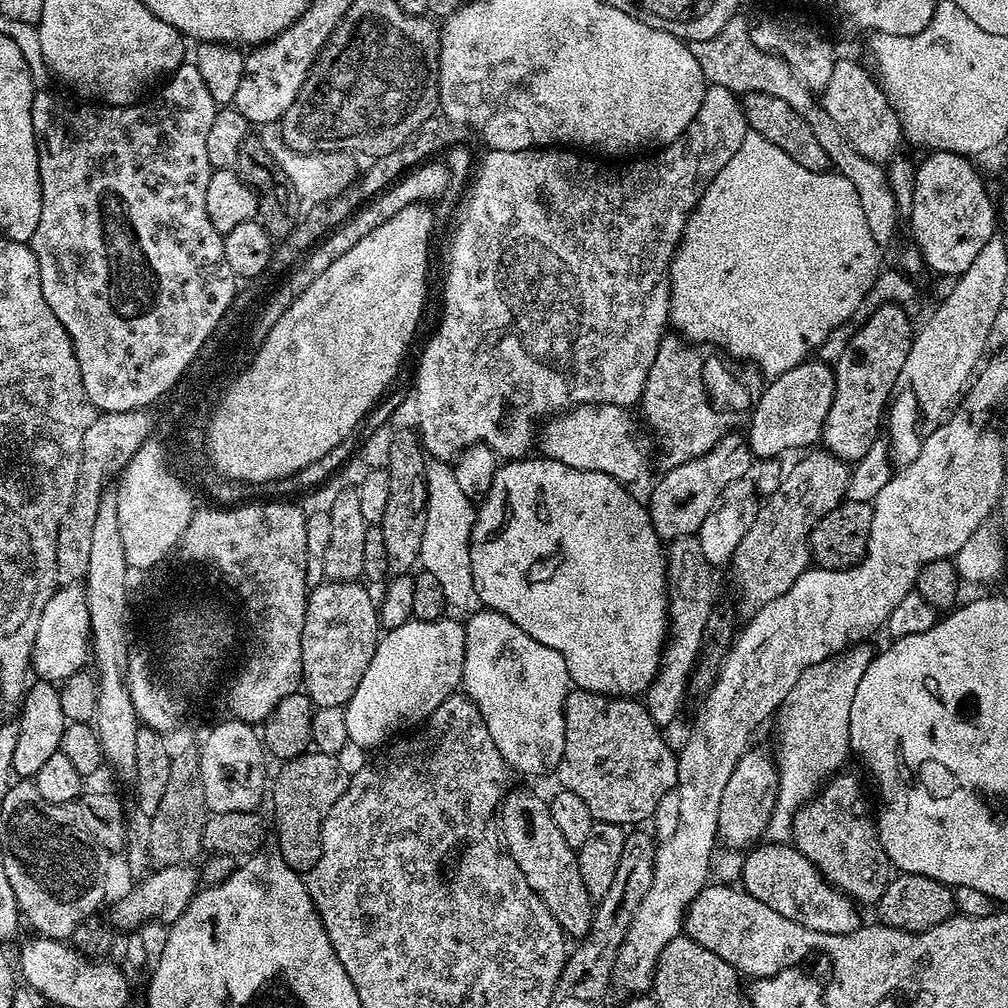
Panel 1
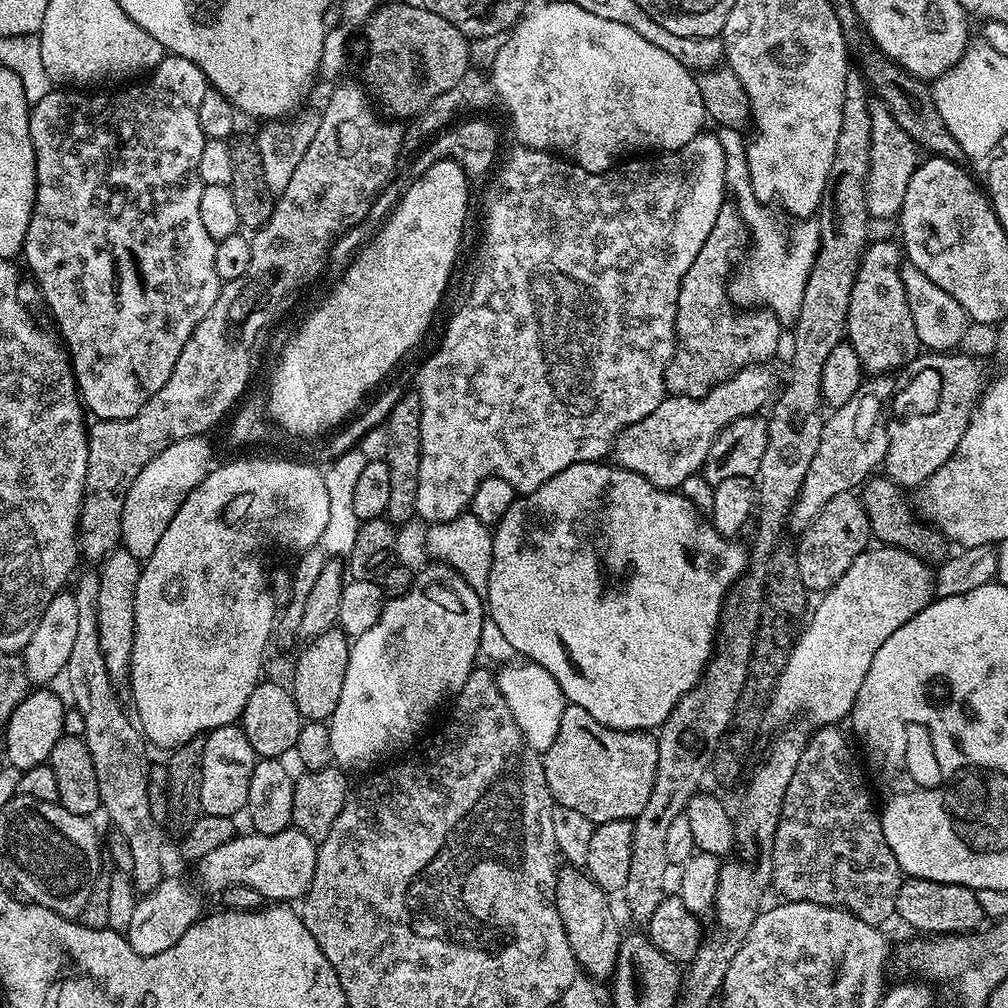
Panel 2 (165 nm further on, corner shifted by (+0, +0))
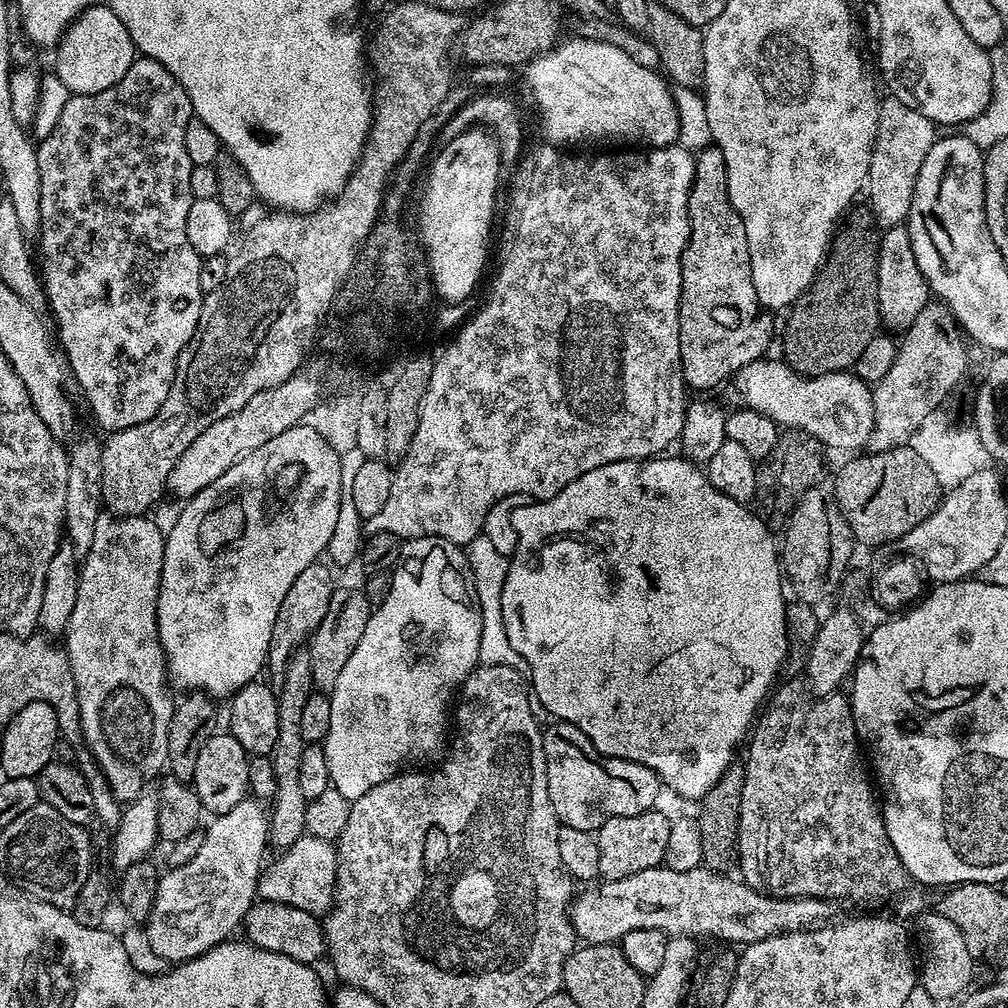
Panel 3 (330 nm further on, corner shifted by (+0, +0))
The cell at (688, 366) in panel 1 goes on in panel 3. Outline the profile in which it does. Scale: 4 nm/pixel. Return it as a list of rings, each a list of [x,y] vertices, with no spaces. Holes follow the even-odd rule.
[[[715,146],[695,153],[696,169],[690,192],[690,238],[682,254],[682,294],[680,295],[680,361],[684,383],[692,388],[716,388],[723,380],[735,377],[750,362],[761,359],[772,340],[771,315],[762,314],[760,299],[754,290],[750,264],[750,242],[746,242],[746,226],[730,200],[726,158]]]

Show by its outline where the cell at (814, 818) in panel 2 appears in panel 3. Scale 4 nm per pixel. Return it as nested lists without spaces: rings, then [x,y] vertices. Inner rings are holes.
[[[788,678],[785,681],[784,685],[781,683],[771,693],[770,703],[757,719],[746,744],[748,760],[746,759],[743,763],[744,785],[742,786],[742,802],[745,807],[740,810],[738,838],[736,839],[738,864],[741,864],[748,872],[757,872],[758,875],[764,876],[765,885],[763,884],[763,887],[773,896],[789,896],[790,898],[809,896],[829,902],[837,902],[836,900],[888,900],[891,896],[899,897],[905,891],[903,888],[910,884],[910,877],[902,866],[902,858],[898,858],[898,850],[894,850],[894,842],[890,842],[890,834],[886,834],[886,822],[881,801],[878,799],[877,793],[876,796],[872,793],[872,784],[868,781],[869,769],[866,764],[866,769],[864,769],[864,764],[860,761],[862,745],[856,735],[851,699],[845,693],[843,696],[843,691],[840,690],[831,692],[828,696],[815,696],[807,683],[800,678]]]

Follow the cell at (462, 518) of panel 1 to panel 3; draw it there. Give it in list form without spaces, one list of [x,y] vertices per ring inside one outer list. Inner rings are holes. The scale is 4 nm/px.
[[[483,534],[474,537],[466,546],[470,574],[474,574],[474,590],[478,590],[478,606],[482,614],[482,638],[478,642],[480,664],[497,664],[510,666],[510,670],[518,670],[525,678],[530,677],[530,666],[514,646],[510,646],[510,638],[506,638],[506,622],[502,622],[502,586],[506,586],[509,557],[503,556],[499,550]]]

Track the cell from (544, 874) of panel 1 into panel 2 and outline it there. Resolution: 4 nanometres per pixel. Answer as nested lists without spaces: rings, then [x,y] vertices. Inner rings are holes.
[[[564,866],[556,877],[556,909],[558,918],[566,930],[570,950],[574,950],[576,963],[587,975],[604,982],[611,977],[616,968],[616,959],[622,939],[622,931],[616,925],[616,916],[612,913],[609,893],[604,892],[579,867]]]

